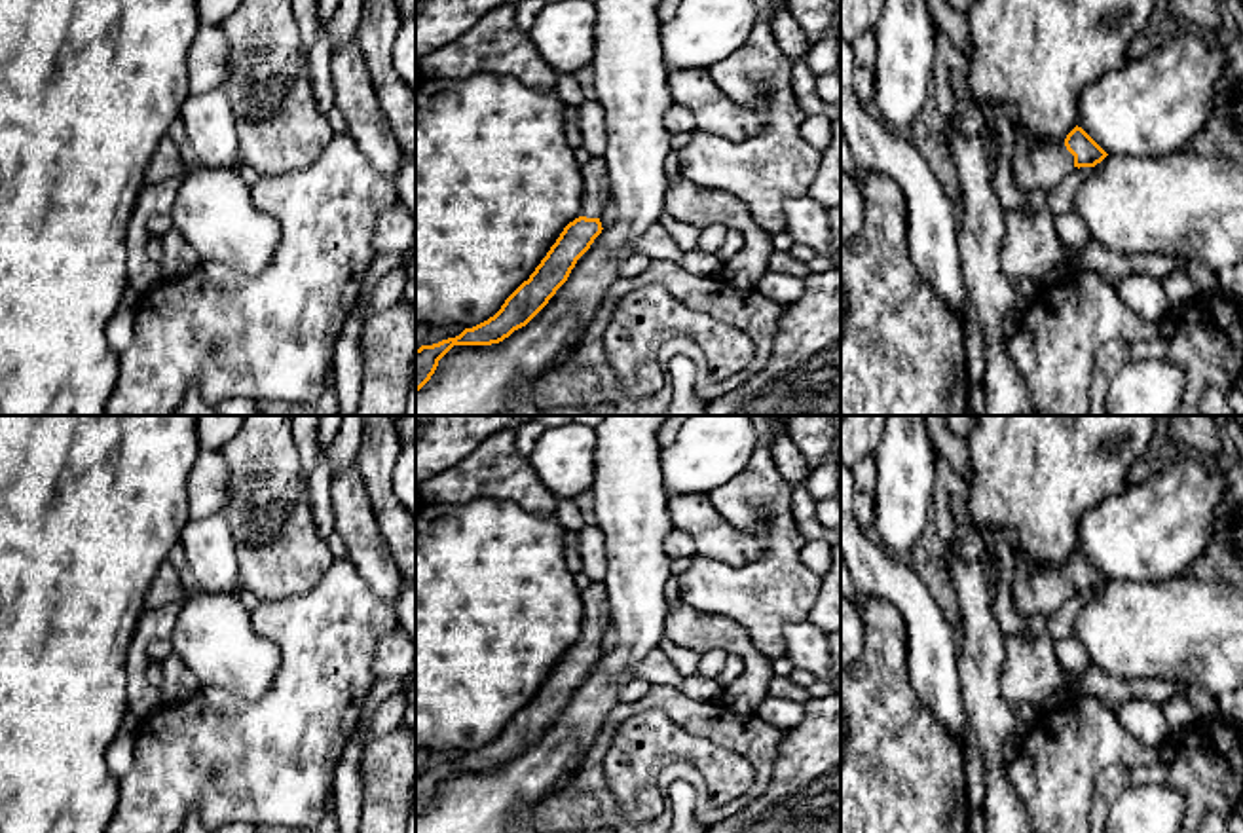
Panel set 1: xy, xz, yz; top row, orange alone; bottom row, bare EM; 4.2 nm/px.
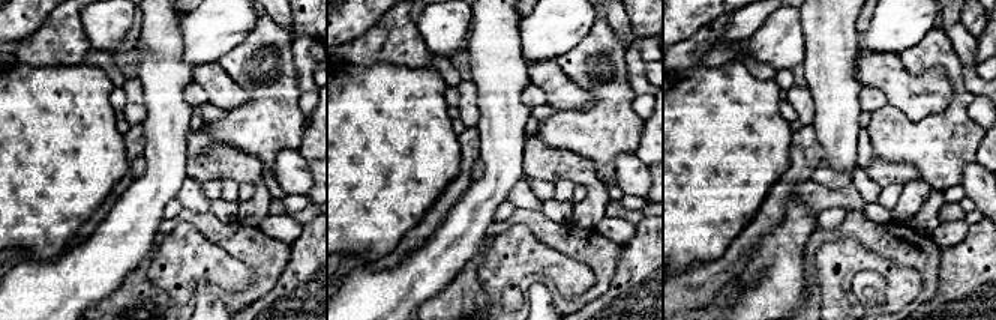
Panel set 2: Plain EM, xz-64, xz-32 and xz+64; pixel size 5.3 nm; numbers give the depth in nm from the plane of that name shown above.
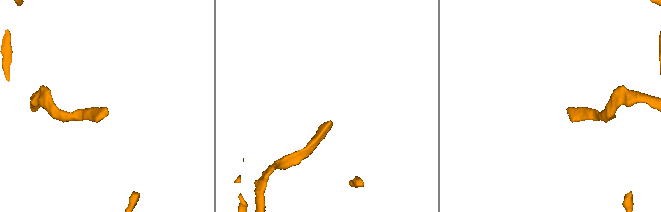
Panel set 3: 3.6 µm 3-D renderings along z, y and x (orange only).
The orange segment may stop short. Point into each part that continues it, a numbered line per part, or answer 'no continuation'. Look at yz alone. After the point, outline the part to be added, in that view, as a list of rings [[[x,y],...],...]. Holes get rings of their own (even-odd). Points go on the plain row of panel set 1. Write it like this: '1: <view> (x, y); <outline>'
1: yz (1035, 589); [[[1013,552],[1013,558],[1011,598],[1025,620],[1053,613],[1074,594],[1074,581],[1065,567],[1032,564],[1021,552]]]

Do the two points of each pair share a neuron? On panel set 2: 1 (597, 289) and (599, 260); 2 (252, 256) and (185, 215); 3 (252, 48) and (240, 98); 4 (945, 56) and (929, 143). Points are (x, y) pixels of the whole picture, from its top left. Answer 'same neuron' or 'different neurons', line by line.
1: same neuron
2: same neuron
3: different neurons
4: same neuron

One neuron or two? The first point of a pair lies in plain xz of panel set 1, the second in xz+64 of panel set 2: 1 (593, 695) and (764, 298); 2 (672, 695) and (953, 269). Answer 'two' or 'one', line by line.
1: two
2: two

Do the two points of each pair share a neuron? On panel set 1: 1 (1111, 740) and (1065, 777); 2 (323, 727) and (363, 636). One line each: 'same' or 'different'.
1: same
2: same

